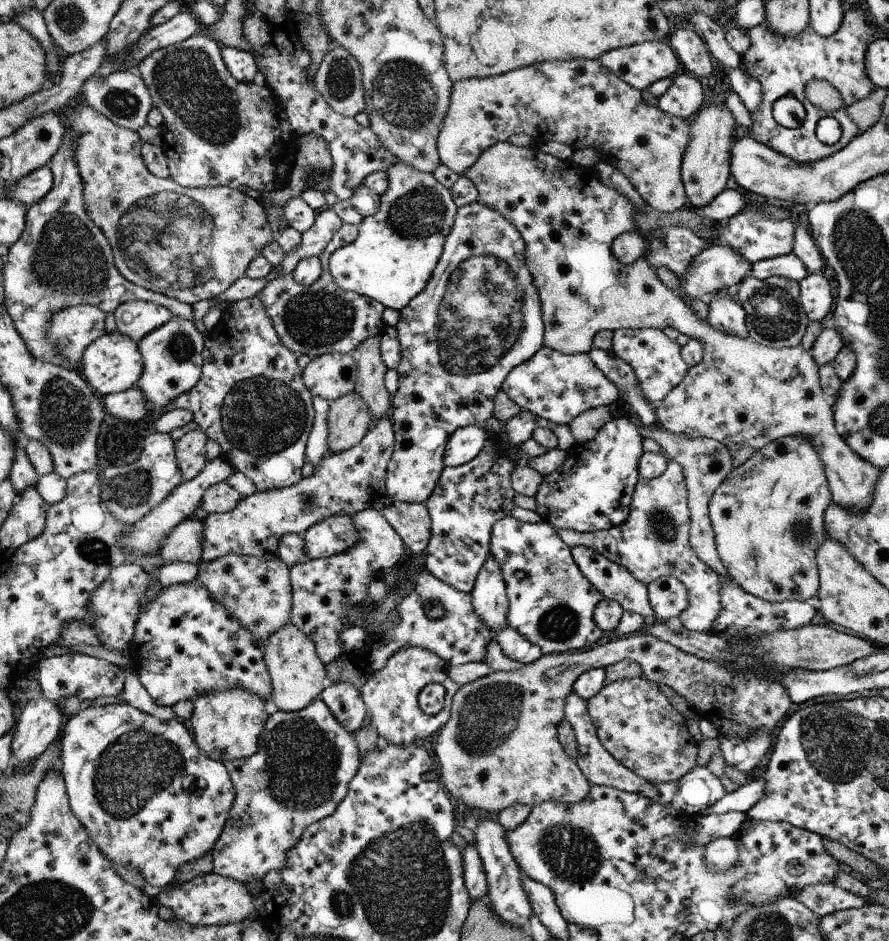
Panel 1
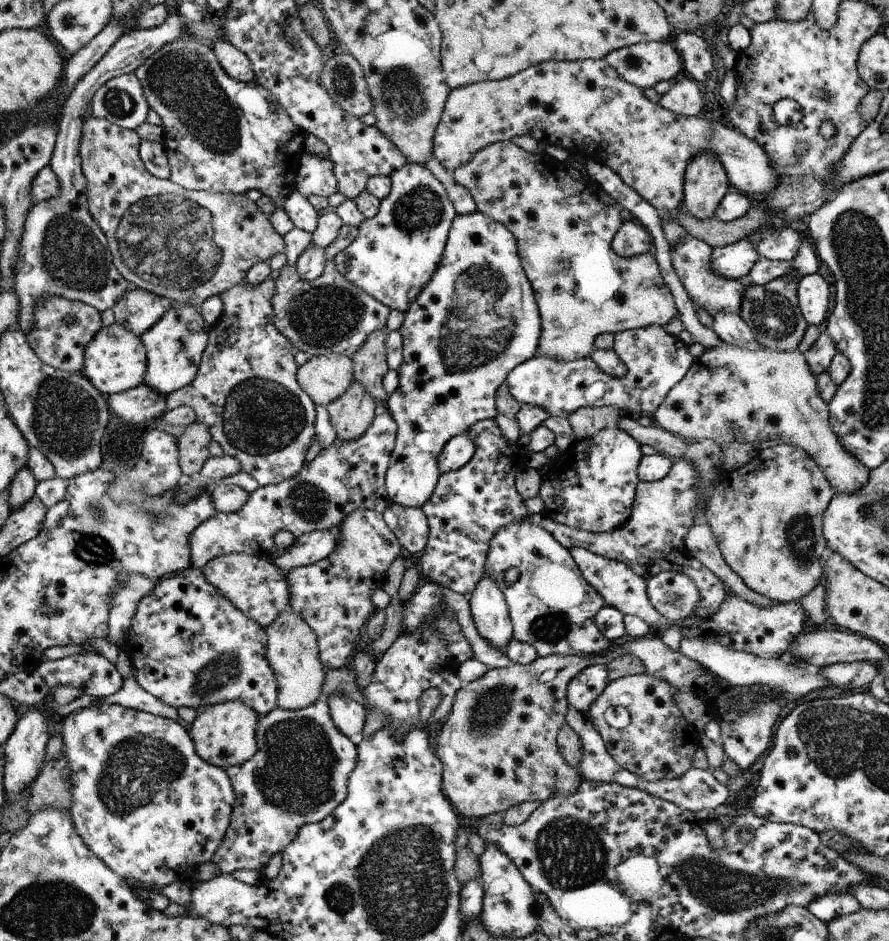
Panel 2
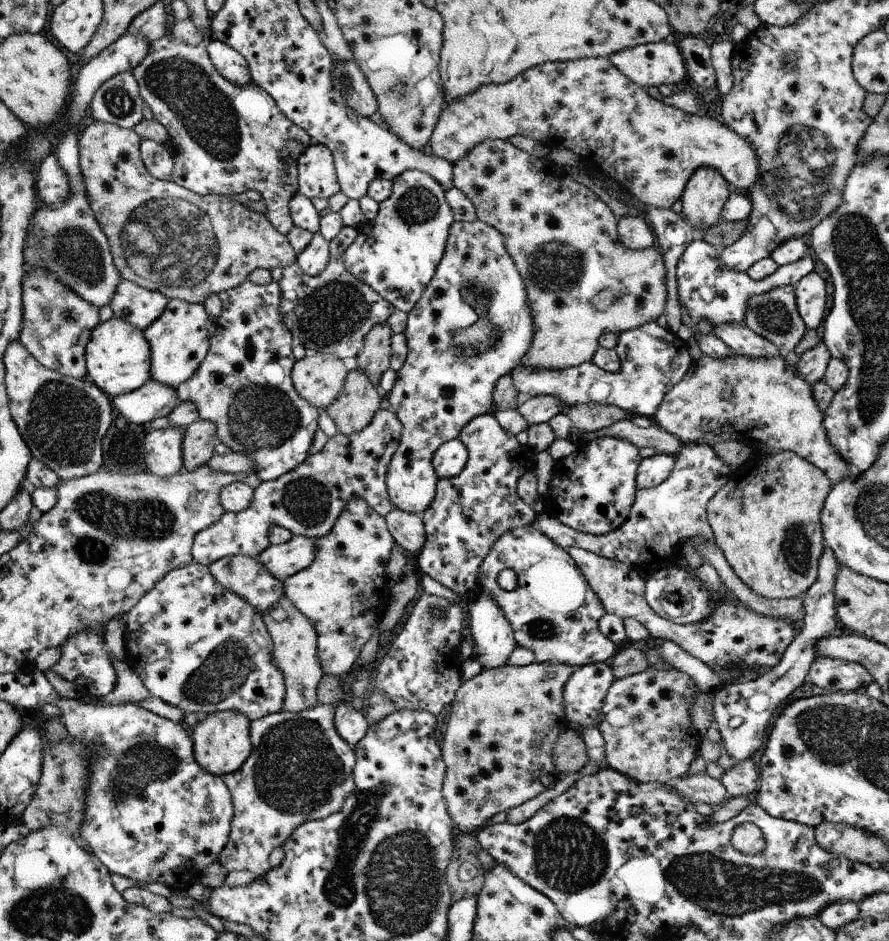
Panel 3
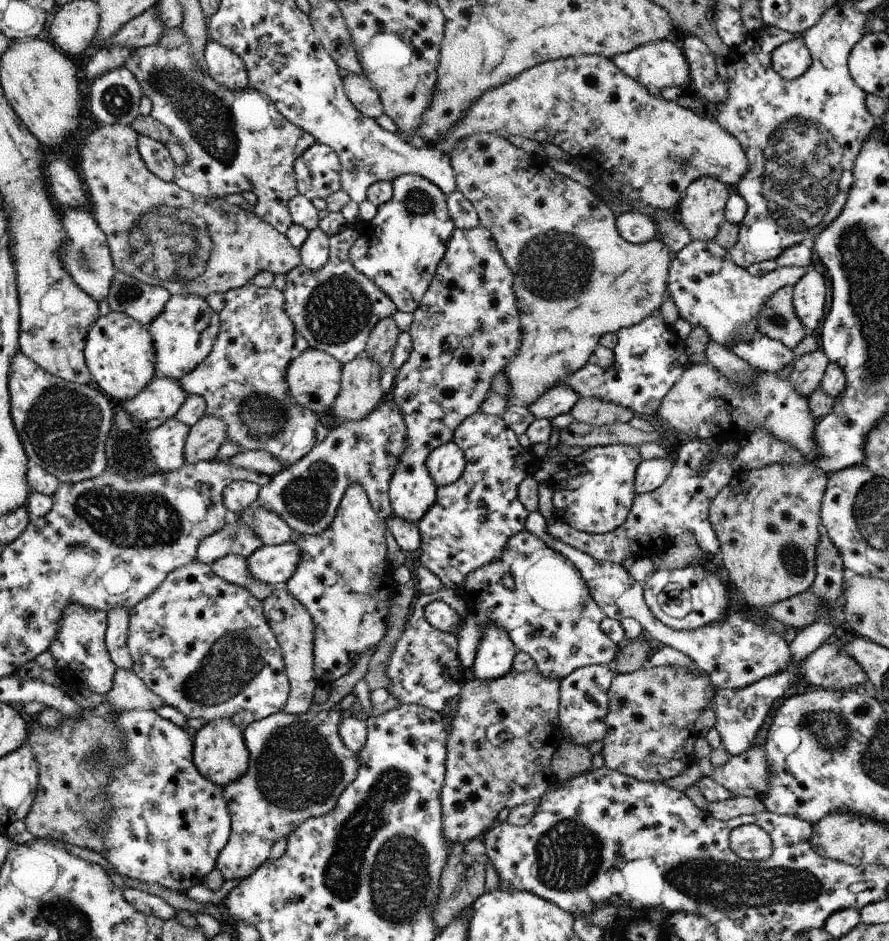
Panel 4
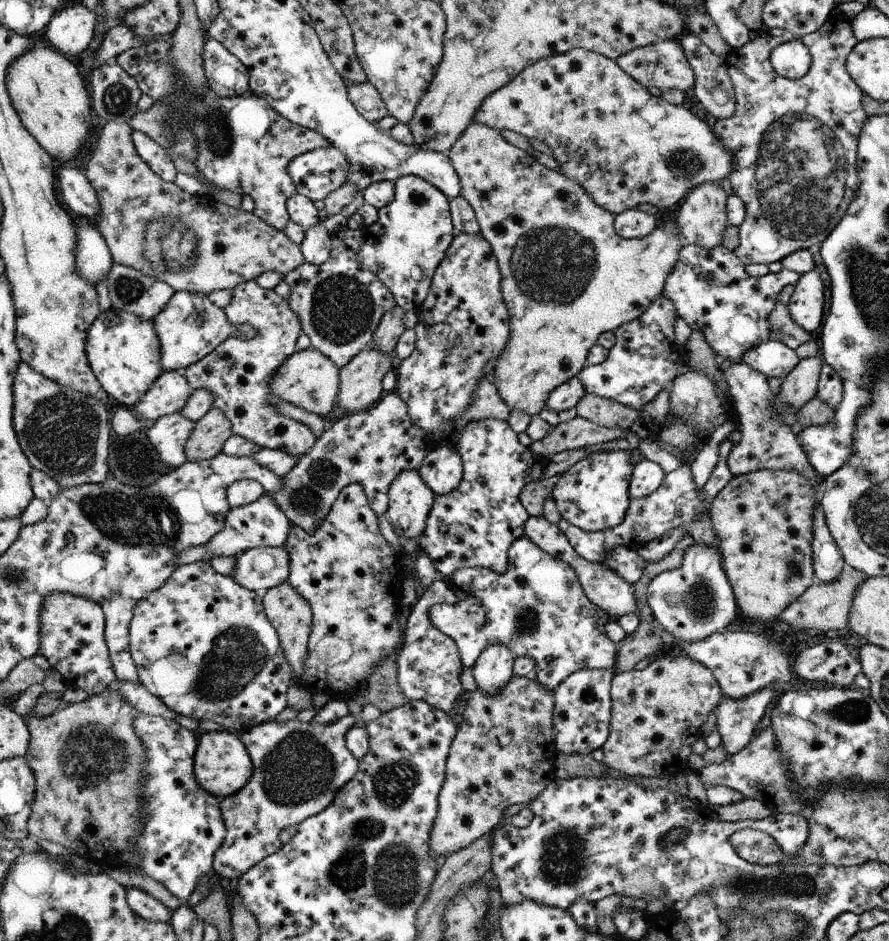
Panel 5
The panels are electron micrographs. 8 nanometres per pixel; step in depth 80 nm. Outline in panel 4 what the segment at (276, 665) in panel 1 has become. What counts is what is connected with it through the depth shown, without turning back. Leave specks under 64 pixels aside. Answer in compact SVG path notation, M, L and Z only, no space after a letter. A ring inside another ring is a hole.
M279 586L263 600L265 614L269 616L269 610L276 608L281 610L284 618L280 622L269 620L272 630L278 638L279 645L284 654L288 678L290 678L291 690L287 704L284 705L283 711L289 715L299 715L306 713L308 708L313 704L313 694L315 689L314 671L313 671L313 634L314 621L308 609L287 589Z

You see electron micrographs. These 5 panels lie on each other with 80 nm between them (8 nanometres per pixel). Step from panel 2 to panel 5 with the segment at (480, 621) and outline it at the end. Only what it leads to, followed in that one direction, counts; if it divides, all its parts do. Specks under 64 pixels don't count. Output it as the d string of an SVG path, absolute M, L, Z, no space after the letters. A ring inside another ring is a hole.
M488 645L472 667L477 690L489 695L499 693L513 677L515 656L506 645Z

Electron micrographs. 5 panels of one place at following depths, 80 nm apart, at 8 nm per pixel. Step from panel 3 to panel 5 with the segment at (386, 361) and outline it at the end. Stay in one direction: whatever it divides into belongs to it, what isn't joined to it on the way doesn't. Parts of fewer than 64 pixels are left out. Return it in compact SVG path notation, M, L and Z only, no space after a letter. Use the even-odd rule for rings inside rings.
M396 305L395 308L384 313L380 326L375 330L372 347L385 353L393 354L395 346L399 344L399 338L408 329L407 324L404 322L405 312L401 306Z

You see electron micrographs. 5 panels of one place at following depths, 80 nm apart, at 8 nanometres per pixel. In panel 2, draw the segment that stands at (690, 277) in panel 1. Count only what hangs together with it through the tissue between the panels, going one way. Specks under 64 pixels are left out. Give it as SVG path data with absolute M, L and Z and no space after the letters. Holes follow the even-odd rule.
M744 237L725 247L715 247L711 267L725 277L742 280L748 277L760 257L762 256L755 244L748 237Z

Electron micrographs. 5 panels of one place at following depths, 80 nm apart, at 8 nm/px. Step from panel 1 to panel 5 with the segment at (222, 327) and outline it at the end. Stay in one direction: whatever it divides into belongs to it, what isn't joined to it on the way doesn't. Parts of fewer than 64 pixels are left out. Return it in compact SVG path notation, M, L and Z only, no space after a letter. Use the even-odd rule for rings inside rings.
M255 279L236 285L232 300L224 310L233 325L252 325L257 330L255 337L249 341L227 338L202 360L182 370L183 375L193 389L212 391L215 398L212 407L223 410L231 419L236 436L262 445L264 449L282 449L291 455L305 455L318 438L306 424L280 414L279 402L273 400L274 391L271 390L271 378L288 361L290 354L296 352L296 340L303 331L299 315L274 289L264 289Z

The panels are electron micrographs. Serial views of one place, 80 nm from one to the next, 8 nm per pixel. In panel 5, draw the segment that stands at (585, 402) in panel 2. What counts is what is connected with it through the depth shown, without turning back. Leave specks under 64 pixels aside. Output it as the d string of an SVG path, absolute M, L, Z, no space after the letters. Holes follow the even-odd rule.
M662 294L634 321L620 325L614 330L617 339L607 359L603 363L584 368L578 374L585 392L614 399L640 411L644 404L654 401L679 374L679 362L684 354L675 334L678 320L675 303Z

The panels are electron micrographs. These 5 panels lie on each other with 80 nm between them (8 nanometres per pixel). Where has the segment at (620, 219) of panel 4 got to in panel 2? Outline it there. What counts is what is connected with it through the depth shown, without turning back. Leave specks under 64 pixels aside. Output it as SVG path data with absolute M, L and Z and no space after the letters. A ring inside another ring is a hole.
M631 219L624 220L615 234L616 254L624 255L626 258L653 251L653 245L653 236L647 228Z

